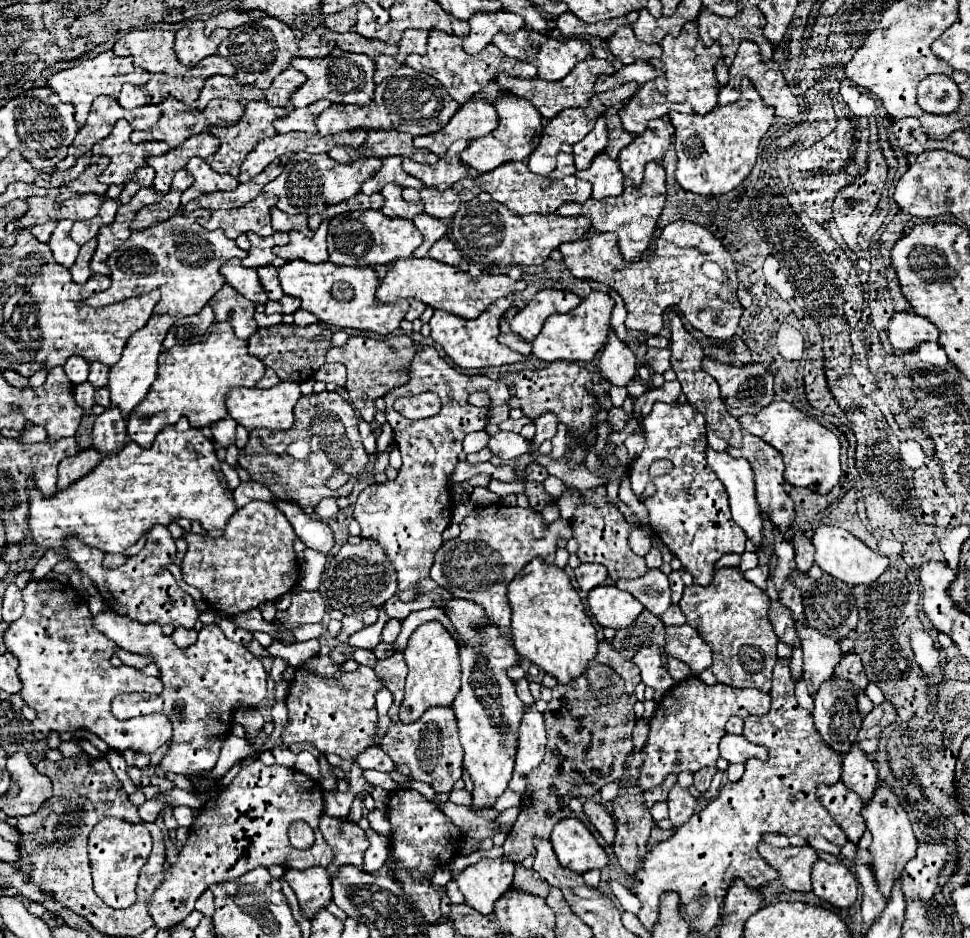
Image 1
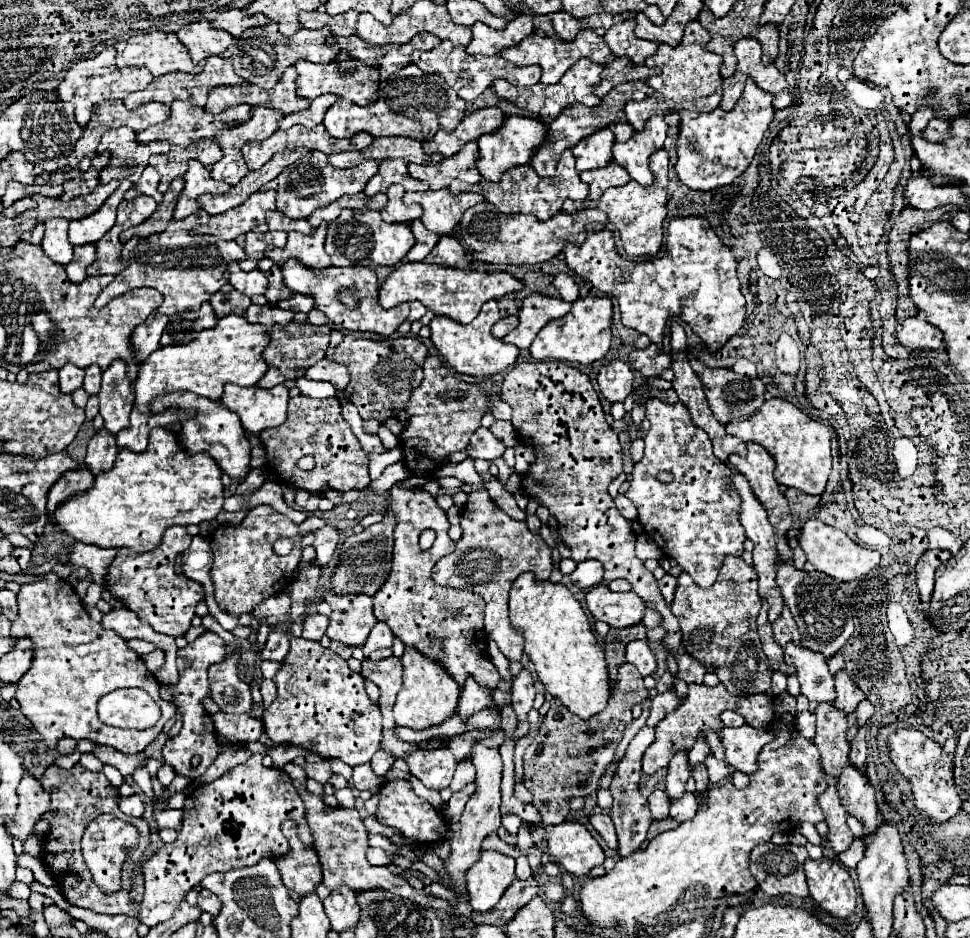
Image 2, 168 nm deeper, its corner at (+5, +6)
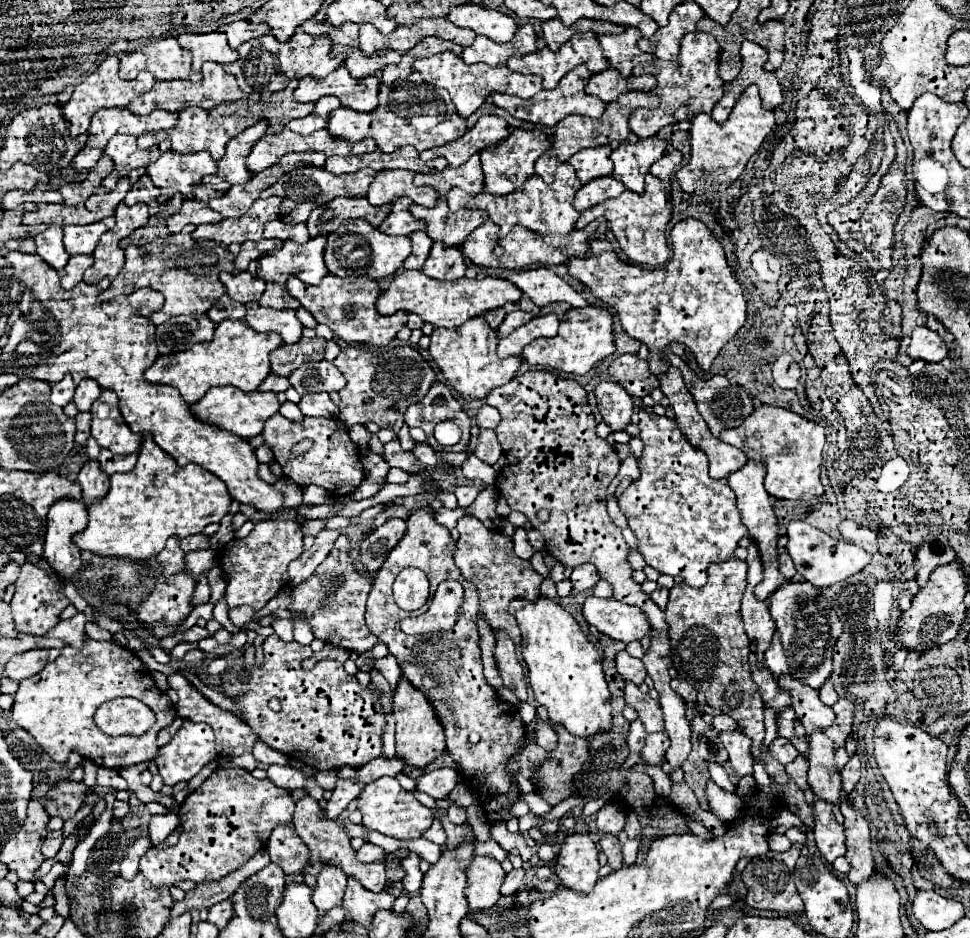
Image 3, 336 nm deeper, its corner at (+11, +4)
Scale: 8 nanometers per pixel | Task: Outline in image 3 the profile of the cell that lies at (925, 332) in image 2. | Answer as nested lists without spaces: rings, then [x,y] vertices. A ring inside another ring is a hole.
[[[916,326],[910,336],[910,344],[906,348],[906,354],[914,360],[926,360],[926,362],[940,362],[948,356],[946,342],[926,326]]]

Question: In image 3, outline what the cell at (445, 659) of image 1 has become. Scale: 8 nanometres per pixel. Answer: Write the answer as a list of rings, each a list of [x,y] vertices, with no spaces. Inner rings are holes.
[[[400,676],[400,682],[394,690],[394,720],[396,720],[396,754],[404,758],[408,764],[424,768],[434,758],[442,756],[446,750],[444,728],[440,726],[440,718],[436,718],[436,710],[428,704],[428,698],[416,690],[408,678]]]

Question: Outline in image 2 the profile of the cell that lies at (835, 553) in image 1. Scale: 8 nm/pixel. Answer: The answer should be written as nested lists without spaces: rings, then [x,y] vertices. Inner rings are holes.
[[[806,520],[802,530],[800,530],[800,548],[806,552],[808,562],[818,570],[824,572],[840,582],[848,582],[848,580],[856,580],[862,578],[864,574],[868,574],[874,566],[878,566],[880,562],[880,552],[876,550],[868,550],[858,546],[856,542],[852,542],[844,532],[840,532],[838,528],[826,526],[824,522],[818,520]]]

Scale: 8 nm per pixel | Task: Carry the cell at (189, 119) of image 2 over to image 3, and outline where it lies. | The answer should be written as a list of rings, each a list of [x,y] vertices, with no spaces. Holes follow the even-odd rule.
[[[184,108],[178,112],[178,122],[174,128],[166,130],[166,138],[172,142],[172,150],[180,152],[180,154],[188,154],[188,152],[198,152],[198,150],[206,150],[210,152],[216,160],[224,156],[224,148],[228,144],[228,140],[232,140],[234,136],[238,136],[244,128],[254,126],[260,118],[256,116],[224,116],[218,120],[210,120],[206,110],[200,108]]]

